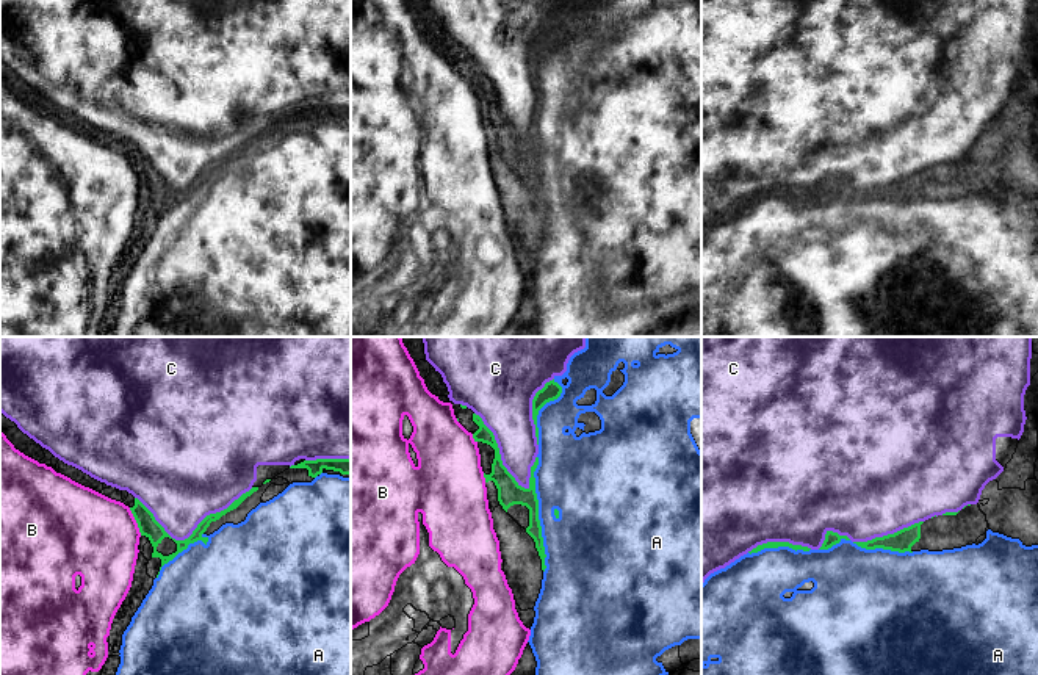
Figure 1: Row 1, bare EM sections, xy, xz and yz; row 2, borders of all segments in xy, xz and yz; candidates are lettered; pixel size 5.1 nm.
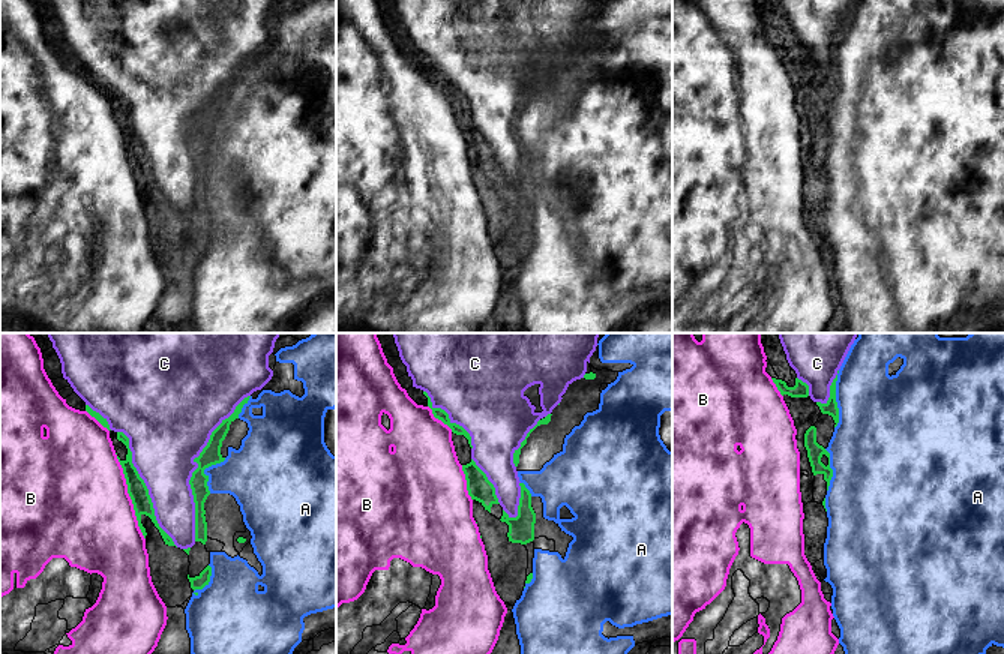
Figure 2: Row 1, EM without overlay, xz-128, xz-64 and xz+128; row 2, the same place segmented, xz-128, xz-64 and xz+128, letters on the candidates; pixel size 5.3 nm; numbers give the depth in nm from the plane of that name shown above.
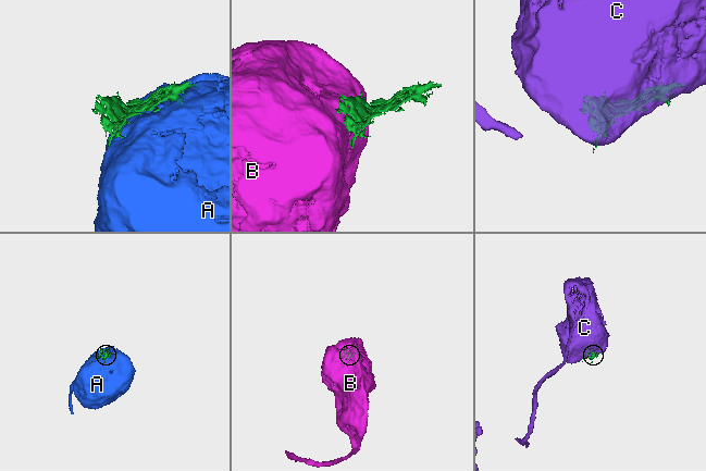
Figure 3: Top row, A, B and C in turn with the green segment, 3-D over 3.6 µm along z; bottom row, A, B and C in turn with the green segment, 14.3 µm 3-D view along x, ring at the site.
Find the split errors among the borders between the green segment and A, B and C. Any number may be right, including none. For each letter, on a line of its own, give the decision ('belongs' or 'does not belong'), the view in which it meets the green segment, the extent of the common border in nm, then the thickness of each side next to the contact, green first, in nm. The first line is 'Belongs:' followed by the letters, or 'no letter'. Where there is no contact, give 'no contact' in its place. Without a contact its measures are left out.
Belongs: A
A: belongs; contact in xz; length 600 nm; calibres 120 and 360 nm
B: does not belong; contact in xy; length 160 nm; calibres 100 and 420 nm
C: does not belong; contact in xy; length 600 nm; calibres 100 and 420 nm

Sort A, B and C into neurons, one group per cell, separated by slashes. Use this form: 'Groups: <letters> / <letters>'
Groups: A / B / C

